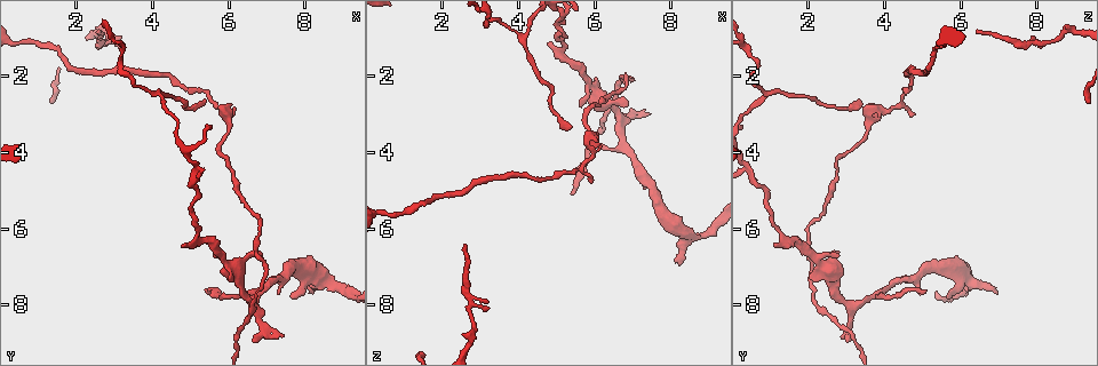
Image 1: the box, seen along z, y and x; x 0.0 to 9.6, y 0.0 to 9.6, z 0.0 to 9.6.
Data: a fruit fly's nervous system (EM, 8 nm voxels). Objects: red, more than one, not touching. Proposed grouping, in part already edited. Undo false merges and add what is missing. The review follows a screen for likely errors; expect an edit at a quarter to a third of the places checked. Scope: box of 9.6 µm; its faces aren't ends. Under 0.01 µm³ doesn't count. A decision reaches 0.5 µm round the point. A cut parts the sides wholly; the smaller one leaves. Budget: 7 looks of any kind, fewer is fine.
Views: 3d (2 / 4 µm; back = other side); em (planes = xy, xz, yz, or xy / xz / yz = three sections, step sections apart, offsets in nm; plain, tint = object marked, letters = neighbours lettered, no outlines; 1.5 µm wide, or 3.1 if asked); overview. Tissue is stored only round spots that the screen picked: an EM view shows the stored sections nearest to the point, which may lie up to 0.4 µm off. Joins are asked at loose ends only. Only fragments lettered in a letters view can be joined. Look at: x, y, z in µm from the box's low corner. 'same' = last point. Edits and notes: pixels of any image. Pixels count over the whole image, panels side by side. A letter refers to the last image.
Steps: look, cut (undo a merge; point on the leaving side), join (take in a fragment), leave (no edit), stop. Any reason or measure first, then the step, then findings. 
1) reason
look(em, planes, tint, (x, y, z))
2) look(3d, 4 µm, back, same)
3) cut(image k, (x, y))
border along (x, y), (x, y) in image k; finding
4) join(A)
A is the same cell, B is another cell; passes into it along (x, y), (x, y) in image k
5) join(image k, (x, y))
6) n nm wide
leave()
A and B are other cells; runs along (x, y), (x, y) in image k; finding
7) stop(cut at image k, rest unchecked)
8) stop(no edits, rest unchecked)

branch stops here
look(em, planes, letters, (5.90, 3.00, 4.75))

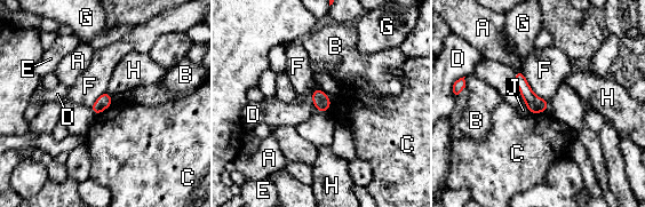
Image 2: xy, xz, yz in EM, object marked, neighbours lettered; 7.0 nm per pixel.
leave()
A, B, C, D, E, F, G, H and J are other cells; border along (547, 108), (540, 112), (528, 112) in image 2; none of them fits

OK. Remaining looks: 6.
an open end
look(3d, 2 µm, back, (8.15, 7.75, 6.95))

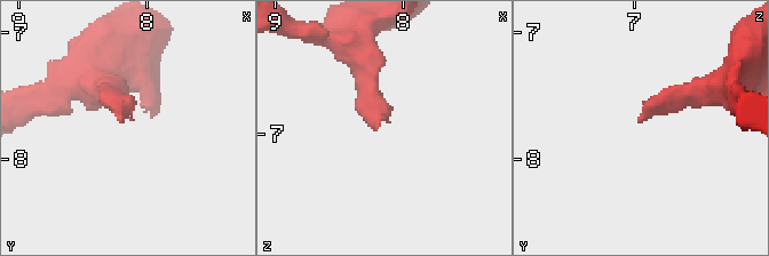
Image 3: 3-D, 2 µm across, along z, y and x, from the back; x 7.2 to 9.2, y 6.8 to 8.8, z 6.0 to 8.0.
need the tissue
look(em, planes, letters, (8.20, 7.68, 6.94))

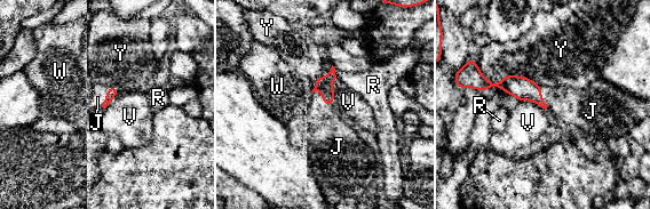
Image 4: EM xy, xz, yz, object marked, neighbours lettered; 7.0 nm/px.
Y touches over 280 nm
join(J)
J is the same cell, R, V, W and Y are other cells; passes into it along (323, 85), (322, 98), (323, 126) in image 4; the cell continues

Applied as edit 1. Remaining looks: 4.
branch stops here
look(3d, 2 µm, (2.60, 0.75, 6.40))

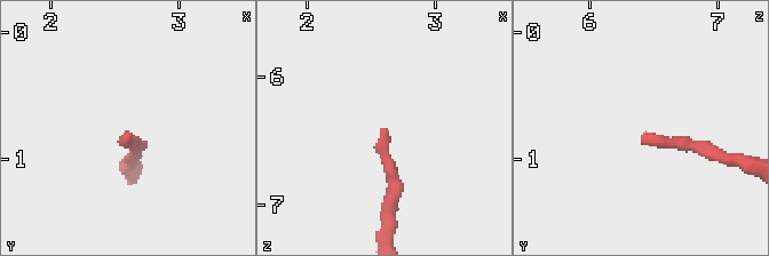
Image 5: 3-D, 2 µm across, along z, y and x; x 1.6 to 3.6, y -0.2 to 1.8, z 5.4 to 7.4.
look(em, planes, letters, (2.58, 0.78, 6.42))

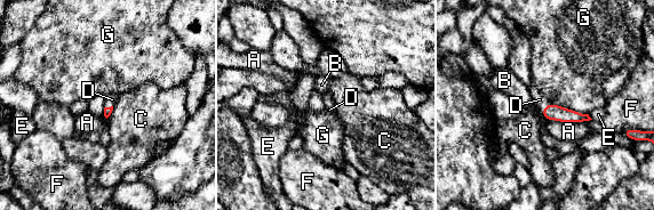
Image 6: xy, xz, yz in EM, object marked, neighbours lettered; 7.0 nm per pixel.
join(D)
D is the same cell, A, B, C, E, F and G are other cells; passes into it along (551, 112), (545, 106), (540, 99) in image 6; it goes on there

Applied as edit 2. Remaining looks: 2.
stop(join at image 4, join at image 6, rest unchecked)

